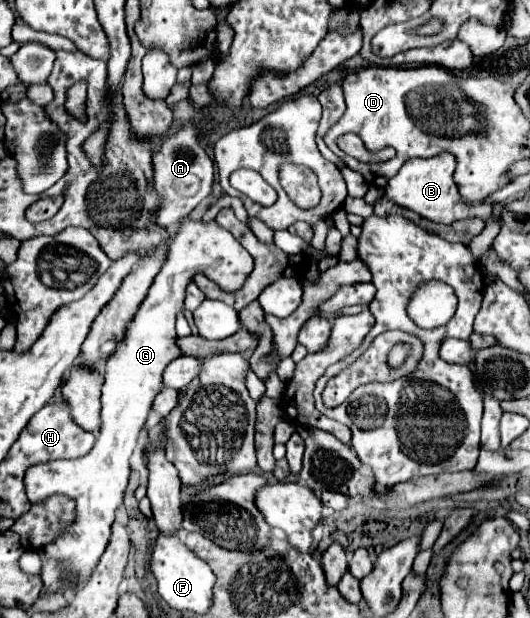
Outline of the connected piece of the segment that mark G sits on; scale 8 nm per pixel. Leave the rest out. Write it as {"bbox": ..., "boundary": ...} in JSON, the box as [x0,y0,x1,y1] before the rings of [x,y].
{"bbox":[24,217,250,595],"boundary":[[[190,217],[182,221],[176,237],[170,243],[164,267],[156,275],[146,299],[140,303],[136,315],[128,323],[124,339],[120,339],[114,353],[106,361],[106,381],[102,387],[102,429],[96,437],[96,445],[84,457],[40,463],[30,467],[26,473],[24,483],[32,505],[44,503],[54,493],[62,493],[76,503],[74,523],[38,551],[42,559],[40,595],[66,595],[74,587],[86,585],[110,541],[110,527],[114,523],[116,509],[124,501],[124,491],[130,477],[128,459],[136,447],[138,433],[148,419],[154,397],[164,387],[162,373],[166,365],[182,355],[176,343],[178,335],[174,323],[176,315],[184,311],[186,285],[196,273],[204,273],[224,291],[234,293],[244,285],[250,267],[250,253],[234,239],[230,231],[222,229],[214,221],[194,223]]]}

